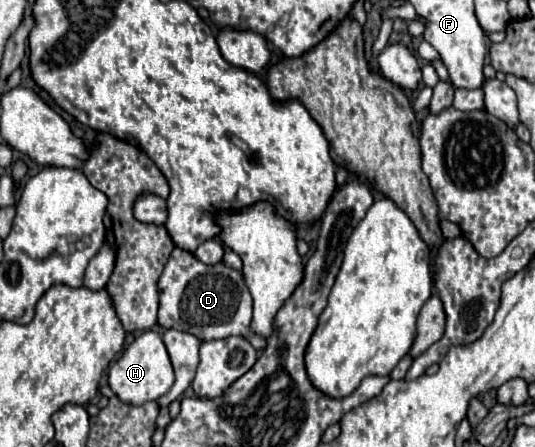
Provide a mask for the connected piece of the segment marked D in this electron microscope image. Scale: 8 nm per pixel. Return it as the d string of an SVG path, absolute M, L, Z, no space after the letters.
M175 248L159 280L159 326L175 328L197 336L201 342L243 336L255 350L265 350L267 342L251 334L253 298L239 270L221 264L203 264L191 252Z

